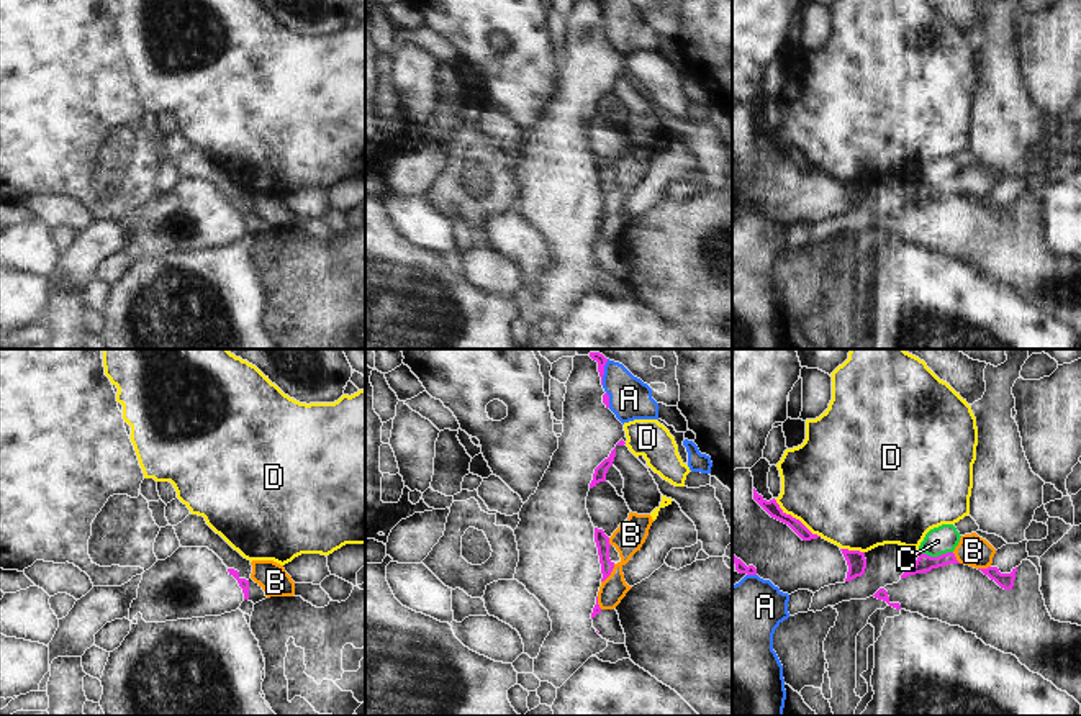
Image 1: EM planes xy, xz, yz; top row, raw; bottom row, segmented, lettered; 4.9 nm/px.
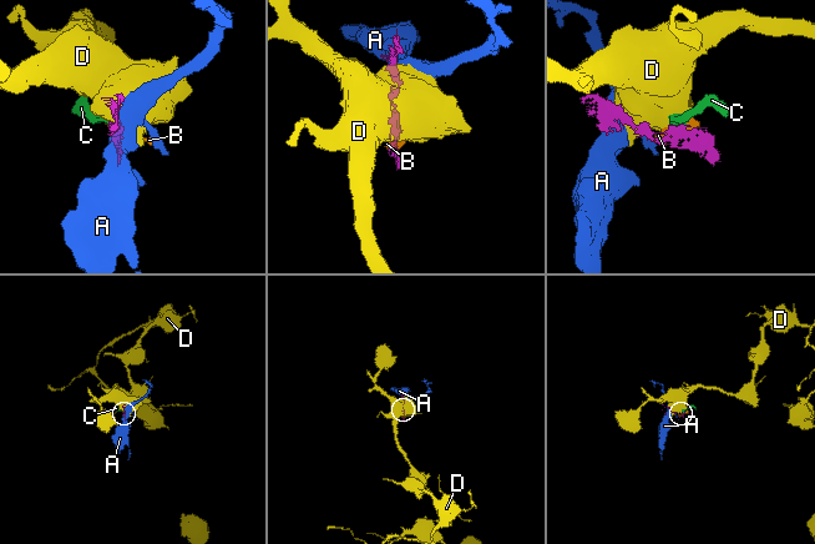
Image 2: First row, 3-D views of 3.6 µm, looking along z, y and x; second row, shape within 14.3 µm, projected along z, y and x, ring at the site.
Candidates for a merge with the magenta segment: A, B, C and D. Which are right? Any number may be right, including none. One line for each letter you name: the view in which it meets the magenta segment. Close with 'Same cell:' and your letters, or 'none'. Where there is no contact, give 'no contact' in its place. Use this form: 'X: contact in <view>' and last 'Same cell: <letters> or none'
Same cell: none

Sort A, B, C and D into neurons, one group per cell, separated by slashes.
A / B / C / D

